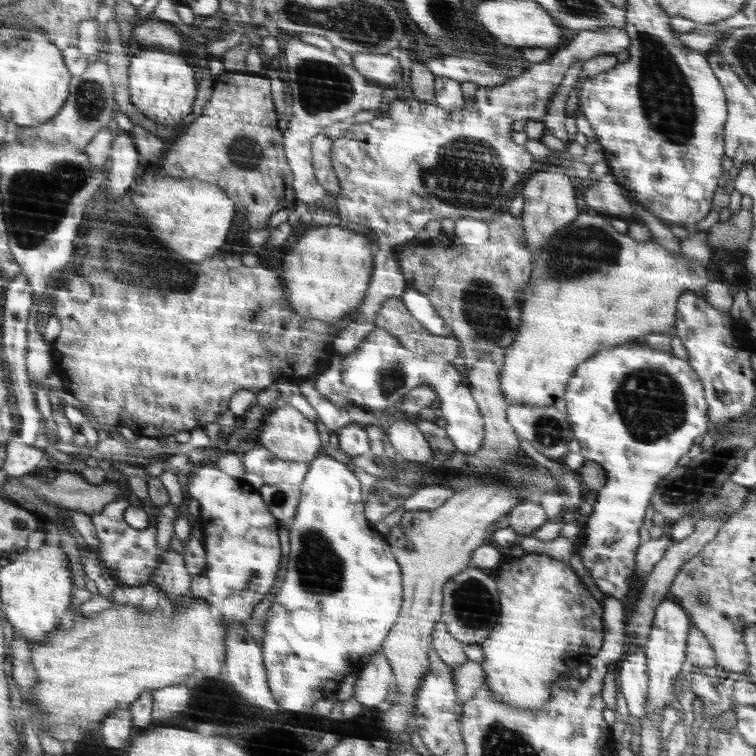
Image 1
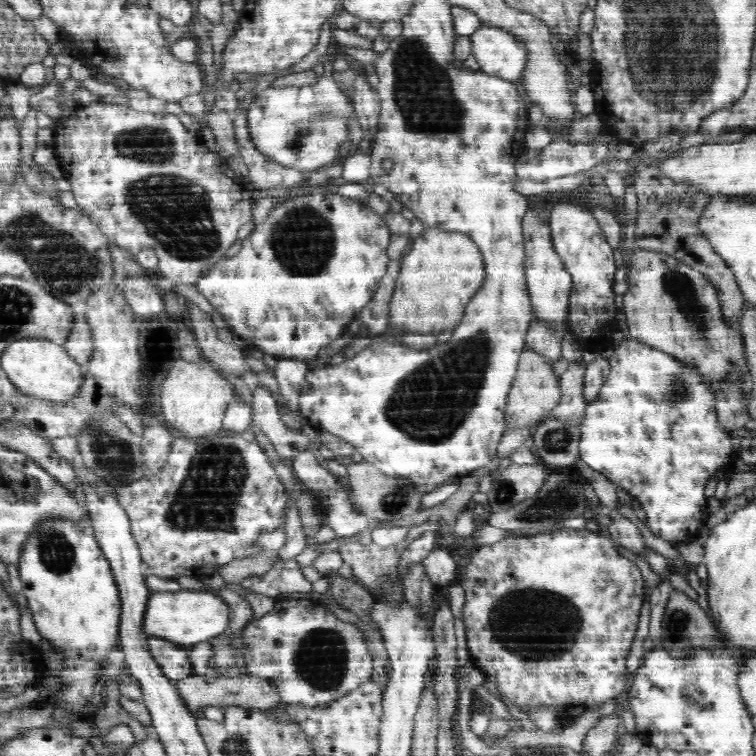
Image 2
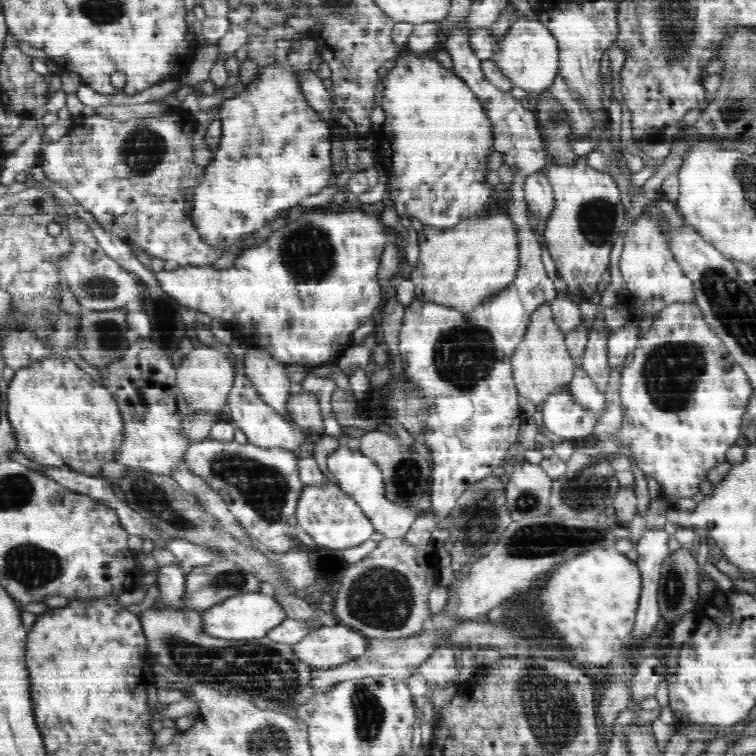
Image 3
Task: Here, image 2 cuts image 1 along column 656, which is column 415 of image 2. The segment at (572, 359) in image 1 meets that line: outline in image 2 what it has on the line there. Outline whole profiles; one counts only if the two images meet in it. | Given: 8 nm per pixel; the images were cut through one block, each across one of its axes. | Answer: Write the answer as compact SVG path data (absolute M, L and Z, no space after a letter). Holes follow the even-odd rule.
M425 228L416 238L412 250L402 256L402 270L396 282L394 298L390 301L390 328L396 332L420 332L438 335L448 328L456 328L464 318L468 302L485 282L485 264L480 247L467 234Z

